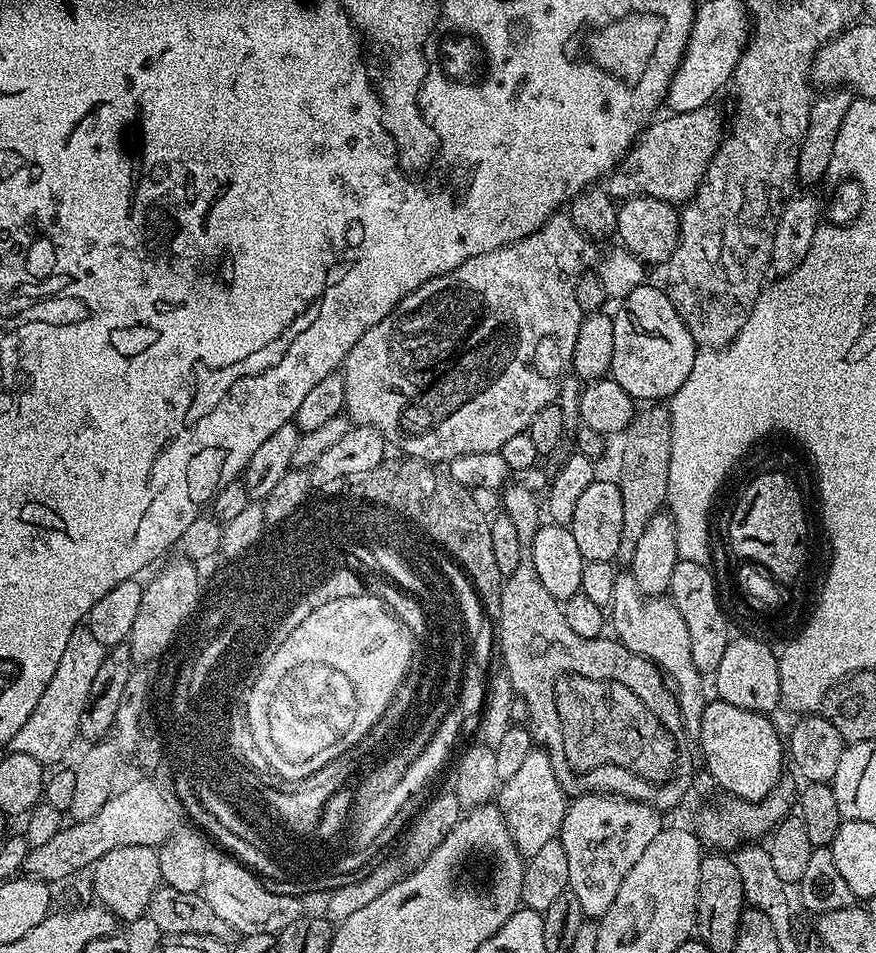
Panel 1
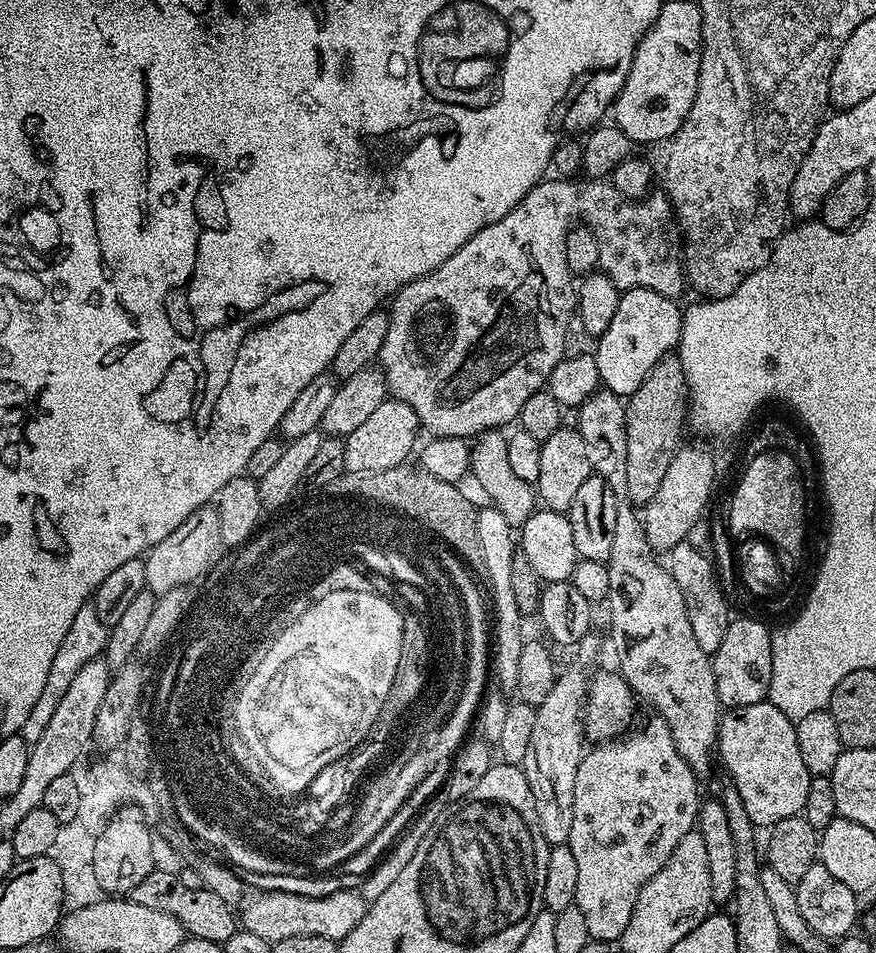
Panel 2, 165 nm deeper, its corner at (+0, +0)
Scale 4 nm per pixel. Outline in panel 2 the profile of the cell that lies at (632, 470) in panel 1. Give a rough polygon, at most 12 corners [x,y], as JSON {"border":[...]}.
{"border":[[679,355],[627,397],[626,487],[654,498],[682,446],[690,397]]}

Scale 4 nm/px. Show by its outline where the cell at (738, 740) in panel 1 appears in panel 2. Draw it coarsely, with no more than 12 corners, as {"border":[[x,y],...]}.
{"border":[[725,711],[715,747],[752,824],[803,813],[813,775],[794,721]]}

